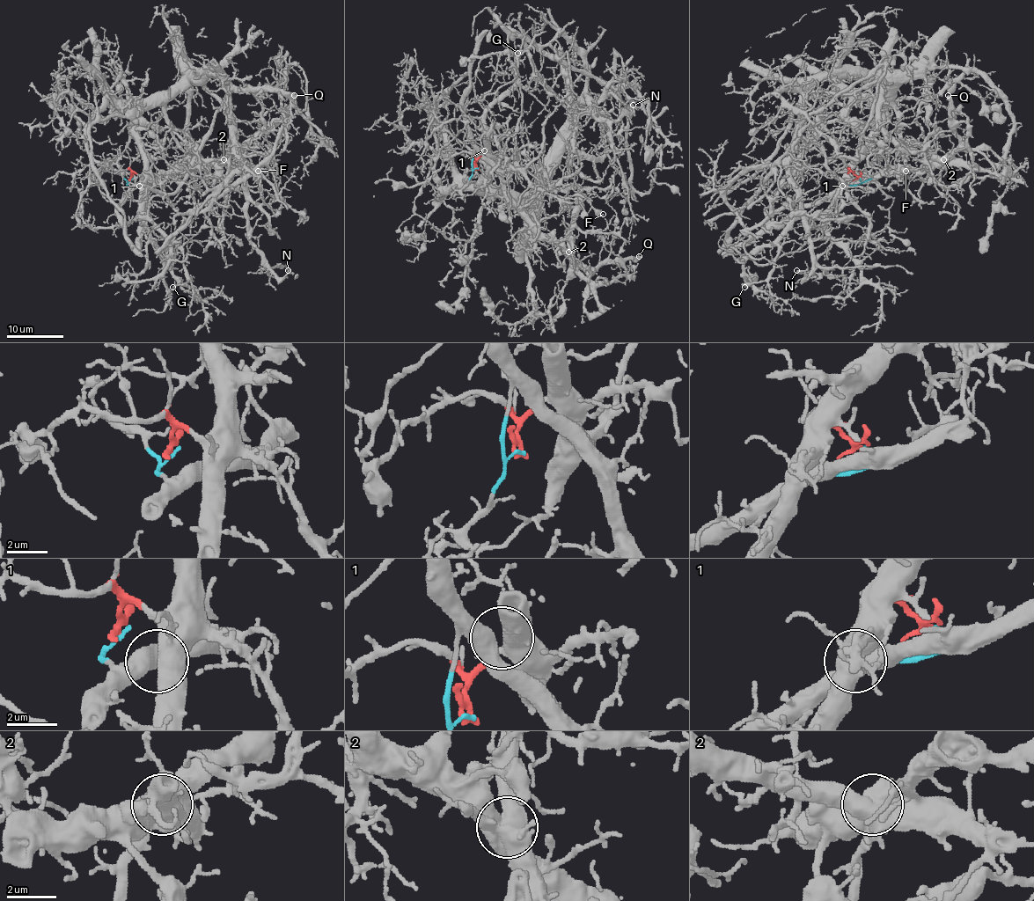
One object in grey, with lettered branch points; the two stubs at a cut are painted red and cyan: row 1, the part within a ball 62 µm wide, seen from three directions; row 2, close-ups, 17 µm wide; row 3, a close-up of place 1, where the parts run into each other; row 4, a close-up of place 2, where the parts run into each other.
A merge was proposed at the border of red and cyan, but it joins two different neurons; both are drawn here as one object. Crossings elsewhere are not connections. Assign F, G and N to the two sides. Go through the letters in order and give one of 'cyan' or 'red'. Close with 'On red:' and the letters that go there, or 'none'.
F: cyan
G: red
N: red
On red: G, N

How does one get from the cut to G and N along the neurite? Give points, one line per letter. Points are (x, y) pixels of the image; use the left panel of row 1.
G: (130, 179), (133, 172), (139, 178), (139, 215), (146, 216), (183, 254), (183, 268), (187, 280), (173, 287)
N: (130, 179), (143, 167), (137, 118), (186, 81), (218, 76), (241, 164), (248, 238), (278, 277), (289, 270)

